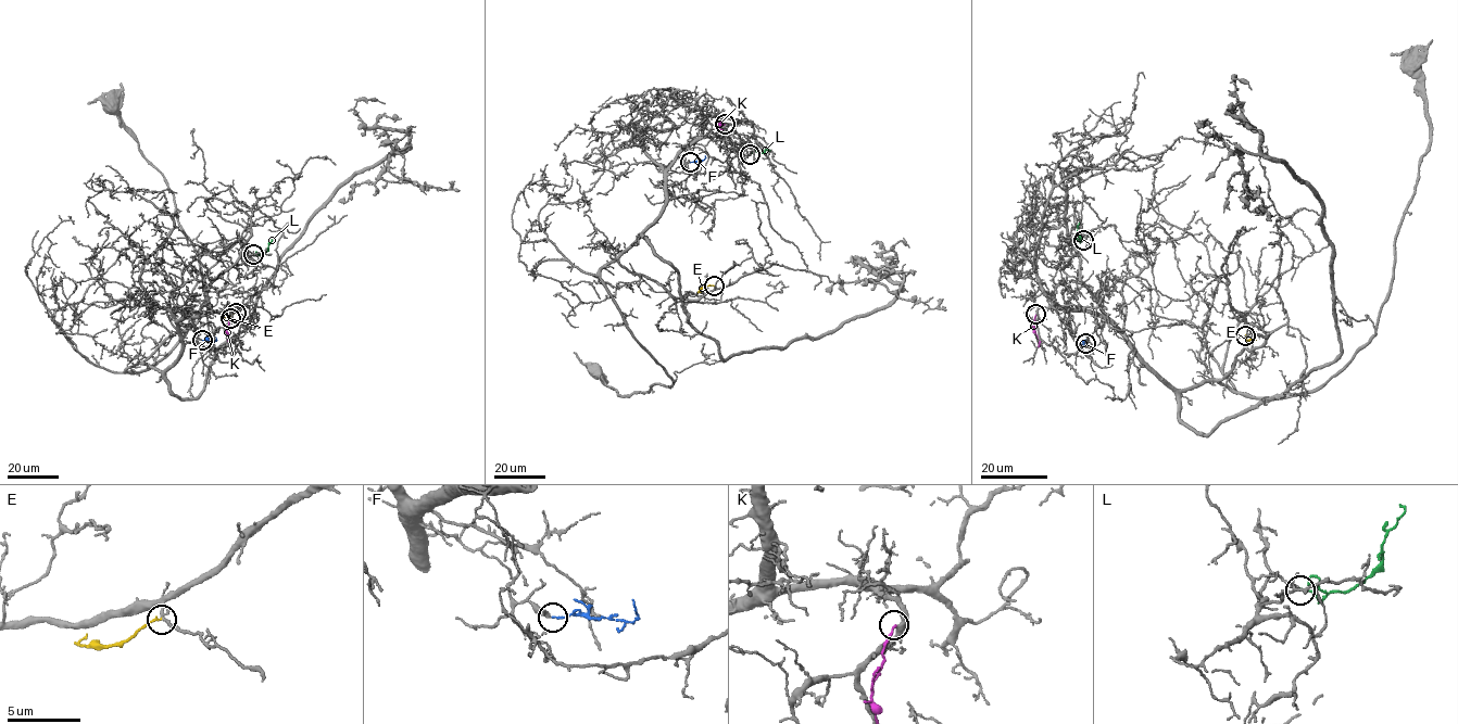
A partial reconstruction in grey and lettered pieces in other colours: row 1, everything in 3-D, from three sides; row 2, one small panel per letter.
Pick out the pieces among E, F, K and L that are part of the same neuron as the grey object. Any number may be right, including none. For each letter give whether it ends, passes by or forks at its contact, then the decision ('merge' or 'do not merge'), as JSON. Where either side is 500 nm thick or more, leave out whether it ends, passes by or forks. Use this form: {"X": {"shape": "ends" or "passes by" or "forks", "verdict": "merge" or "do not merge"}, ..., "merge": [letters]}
{"E": {"shape": "ends", "verdict": "do not merge"}, "F": {"shape": "ends", "verdict": "merge"}, "K": {"shape": "ends", "verdict": "do not merge"}, "L": {"shape": "ends", "verdict": "merge"}, "merge": ["F", "L"]}

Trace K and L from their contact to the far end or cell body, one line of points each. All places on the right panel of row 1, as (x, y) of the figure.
K: (1035, 314), (1034, 332), (1040, 341), (1039, 346)
L: (1083, 240), (1080, 242), (1079, 223)

